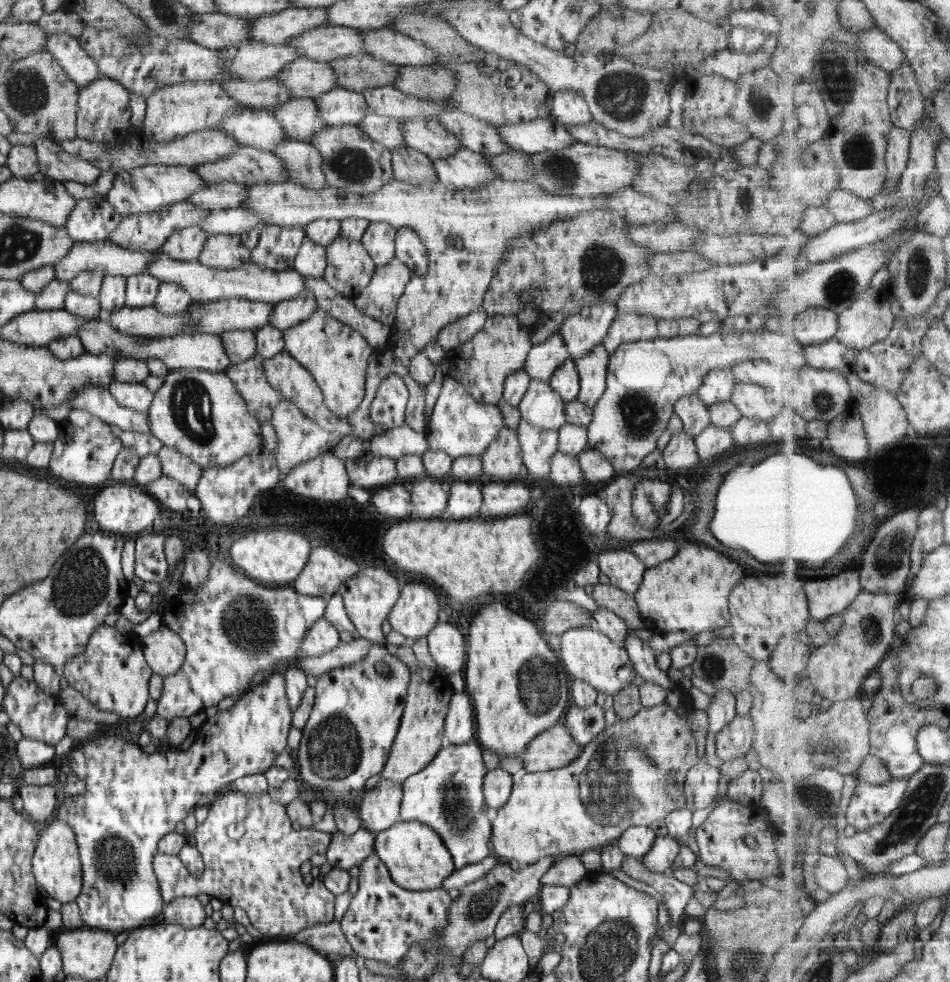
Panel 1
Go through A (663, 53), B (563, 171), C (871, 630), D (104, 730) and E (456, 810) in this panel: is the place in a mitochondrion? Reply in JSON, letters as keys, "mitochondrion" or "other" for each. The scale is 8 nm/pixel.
{"A":"other","B":"mitochondrion","C":"mitochondrion","D":"other","E":"mitochondrion"}

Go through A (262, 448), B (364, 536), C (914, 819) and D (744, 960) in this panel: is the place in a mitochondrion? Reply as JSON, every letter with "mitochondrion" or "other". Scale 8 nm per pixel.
{"A":"other","B":"other","C":"mitochondrion","D":"mitochondrion"}

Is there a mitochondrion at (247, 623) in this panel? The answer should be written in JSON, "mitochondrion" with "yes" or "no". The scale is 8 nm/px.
{"mitochondrion":"yes"}

